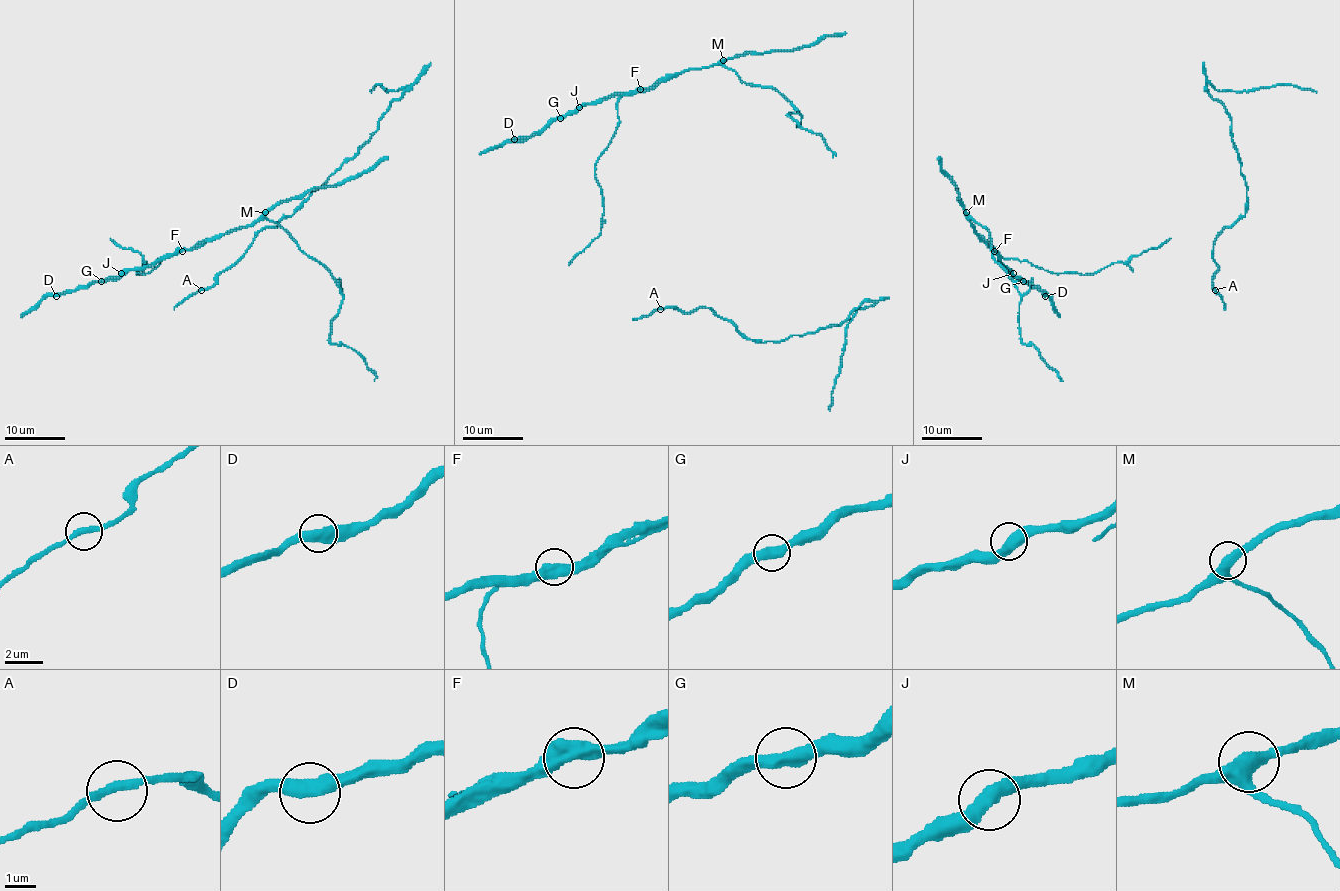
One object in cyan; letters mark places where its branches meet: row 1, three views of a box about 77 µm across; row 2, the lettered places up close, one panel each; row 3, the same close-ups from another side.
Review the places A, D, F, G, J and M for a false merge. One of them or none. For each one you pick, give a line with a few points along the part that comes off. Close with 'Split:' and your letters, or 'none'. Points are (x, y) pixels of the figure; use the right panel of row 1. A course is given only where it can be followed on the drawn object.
Split: none

